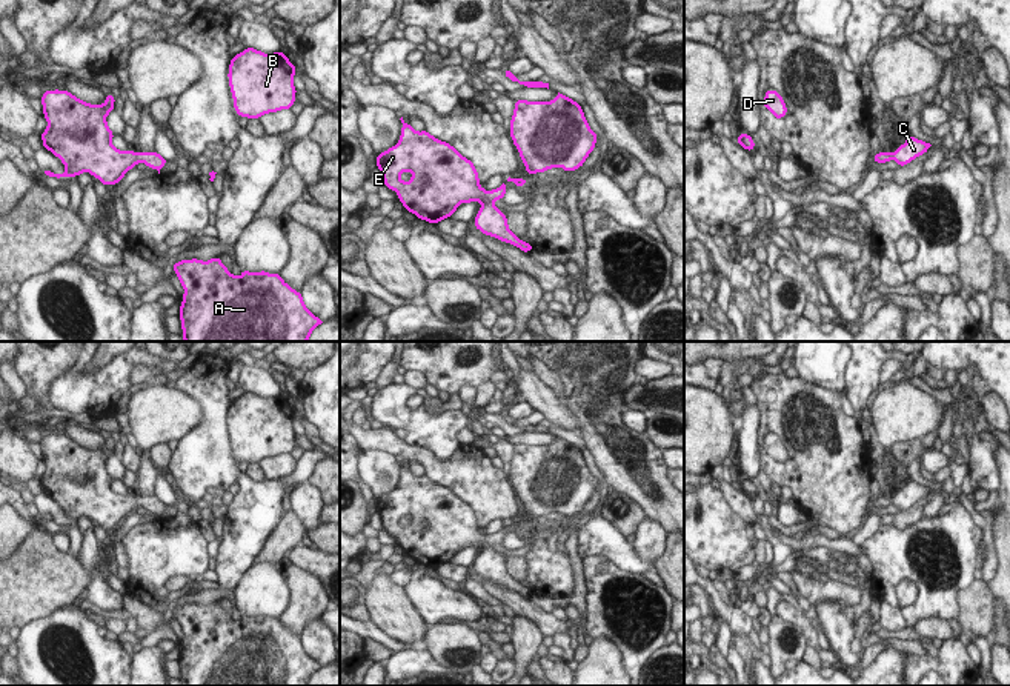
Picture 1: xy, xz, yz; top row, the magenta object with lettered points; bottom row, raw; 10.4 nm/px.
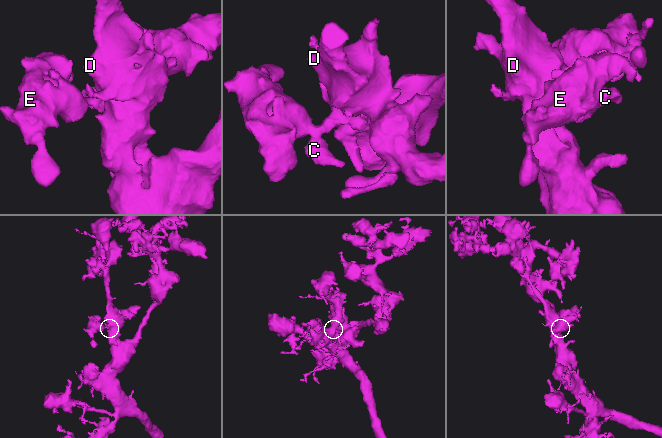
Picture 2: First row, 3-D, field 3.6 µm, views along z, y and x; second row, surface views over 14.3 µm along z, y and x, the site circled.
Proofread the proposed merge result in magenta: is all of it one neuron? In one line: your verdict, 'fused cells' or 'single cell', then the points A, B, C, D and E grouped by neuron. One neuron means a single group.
single cell; A B C D E

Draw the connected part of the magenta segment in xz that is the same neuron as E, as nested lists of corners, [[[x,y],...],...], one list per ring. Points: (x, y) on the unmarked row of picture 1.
[[[400,463],[398,488],[377,500],[384,532],[395,535],[407,557],[427,568],[449,563],[461,548],[480,546],[473,569],[484,580],[530,597],[533,591],[515,580],[507,561],[495,551],[503,544],[507,531],[486,535],[480,531],[475,509],[452,489],[438,485],[426,474],[418,477]]]

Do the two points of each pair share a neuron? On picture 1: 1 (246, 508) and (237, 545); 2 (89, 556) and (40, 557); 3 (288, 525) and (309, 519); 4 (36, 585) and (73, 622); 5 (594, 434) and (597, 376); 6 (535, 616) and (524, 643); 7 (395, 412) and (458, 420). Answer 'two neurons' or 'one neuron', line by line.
1: one neuron
2: two neurons
3: two neurons
4: two neurons
5: one neuron
6: two neurons
7: one neuron

